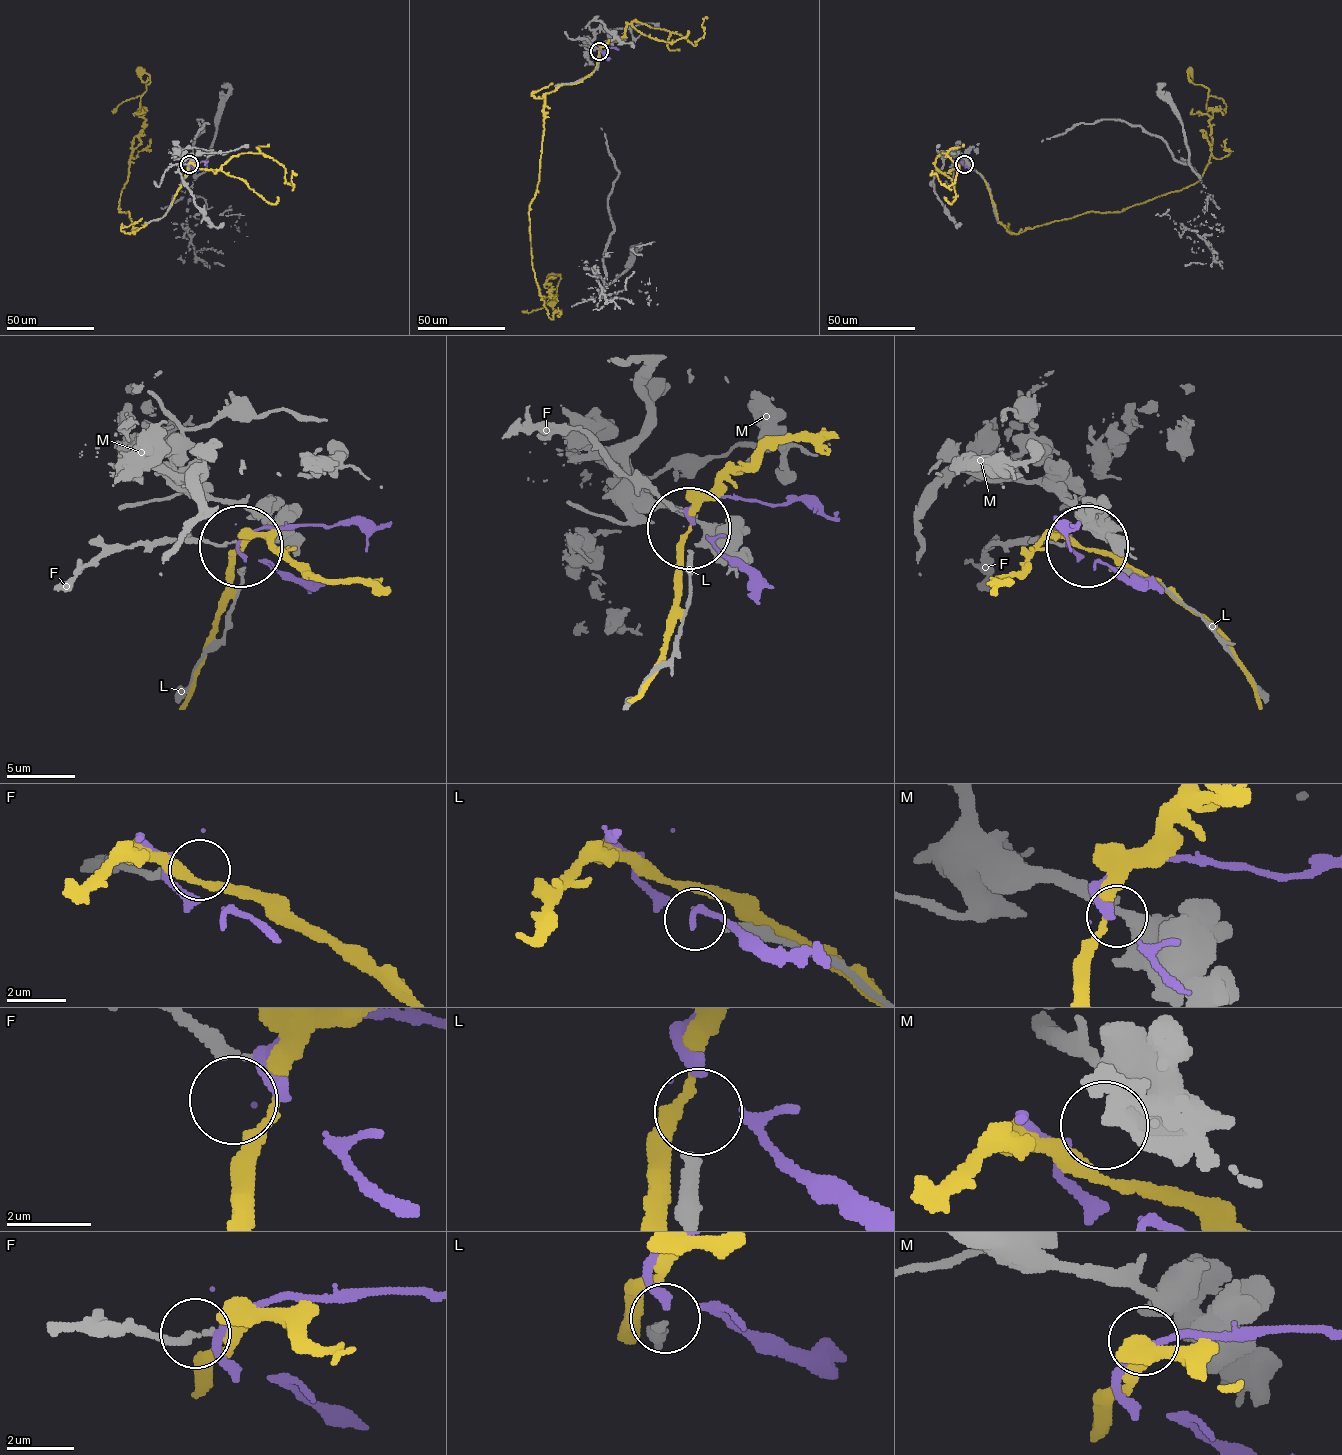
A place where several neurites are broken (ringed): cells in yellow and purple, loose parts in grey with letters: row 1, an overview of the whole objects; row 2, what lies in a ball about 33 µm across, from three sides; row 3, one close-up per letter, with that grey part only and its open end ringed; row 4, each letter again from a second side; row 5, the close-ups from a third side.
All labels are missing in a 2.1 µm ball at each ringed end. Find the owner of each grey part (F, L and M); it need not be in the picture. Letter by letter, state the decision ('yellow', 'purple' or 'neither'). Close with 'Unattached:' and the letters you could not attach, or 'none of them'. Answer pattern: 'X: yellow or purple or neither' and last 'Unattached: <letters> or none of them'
F: yellow
L: neither
M: purple
Unattached: L

